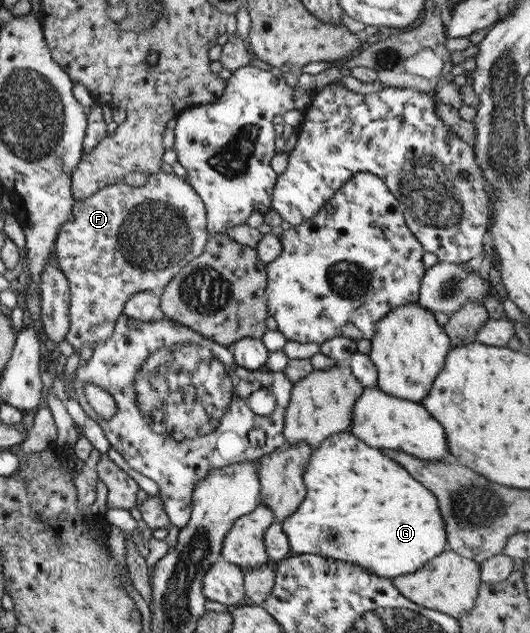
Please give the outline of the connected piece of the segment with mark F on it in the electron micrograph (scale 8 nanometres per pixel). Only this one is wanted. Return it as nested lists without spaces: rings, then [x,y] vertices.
[[[161,170],[157,173],[149,174],[146,178],[145,185],[142,187],[129,187],[129,185],[120,182],[115,185],[107,185],[82,201],[74,201],[71,206],[71,217],[65,223],[61,224],[53,249],[58,267],[65,274],[67,285],[69,286],[69,328],[67,328],[68,332],[65,333],[65,340],[74,349],[78,350],[83,343],[87,343],[87,345],[93,347],[95,342],[107,339],[111,335],[111,332],[113,332],[113,328],[115,328],[115,320],[123,313],[123,304],[125,304],[127,298],[131,294],[143,290],[159,294],[165,287],[165,284],[171,281],[171,278],[181,267],[184,267],[191,259],[200,255],[202,249],[205,247],[208,234],[206,229],[206,211],[203,203],[195,194],[195,191],[186,183],[186,179],[179,178],[173,173],[166,173]]]

